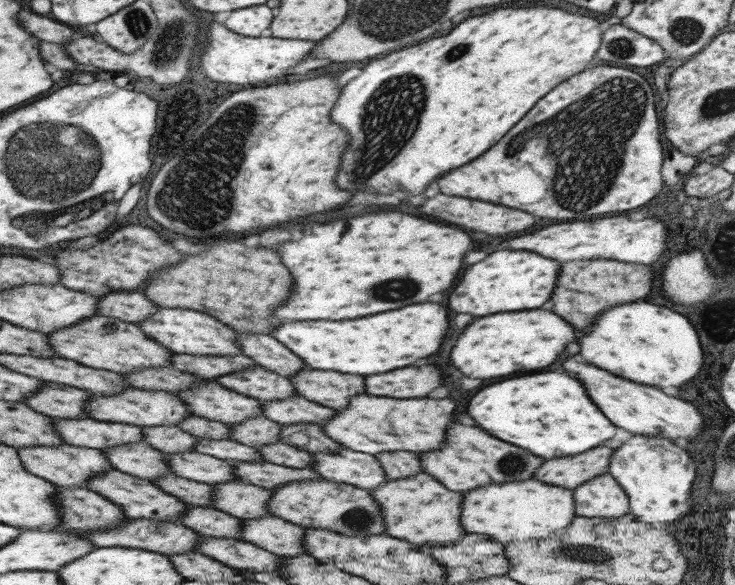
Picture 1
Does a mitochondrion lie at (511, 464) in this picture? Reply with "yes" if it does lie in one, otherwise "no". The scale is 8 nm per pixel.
yes

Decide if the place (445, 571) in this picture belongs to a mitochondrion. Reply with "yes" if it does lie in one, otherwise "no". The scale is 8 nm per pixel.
no

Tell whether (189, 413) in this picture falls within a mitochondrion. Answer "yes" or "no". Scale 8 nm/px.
no

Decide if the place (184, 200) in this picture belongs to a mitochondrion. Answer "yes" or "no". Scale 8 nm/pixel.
yes

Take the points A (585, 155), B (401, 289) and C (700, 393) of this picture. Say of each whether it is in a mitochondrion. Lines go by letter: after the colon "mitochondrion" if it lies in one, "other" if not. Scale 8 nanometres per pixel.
A: mitochondrion
B: mitochondrion
C: other

